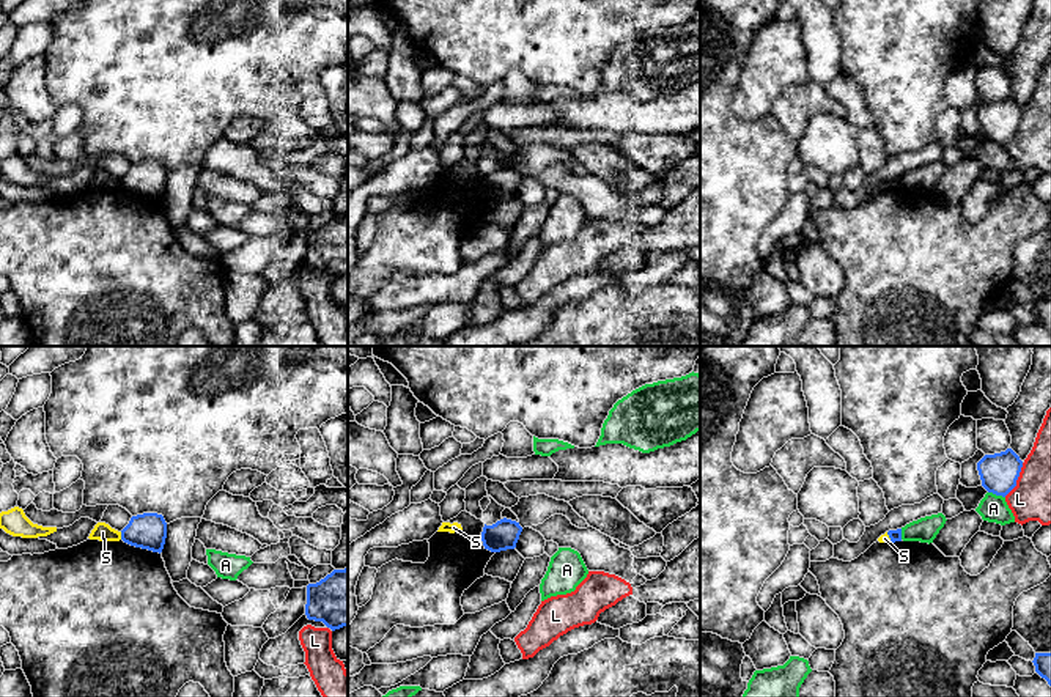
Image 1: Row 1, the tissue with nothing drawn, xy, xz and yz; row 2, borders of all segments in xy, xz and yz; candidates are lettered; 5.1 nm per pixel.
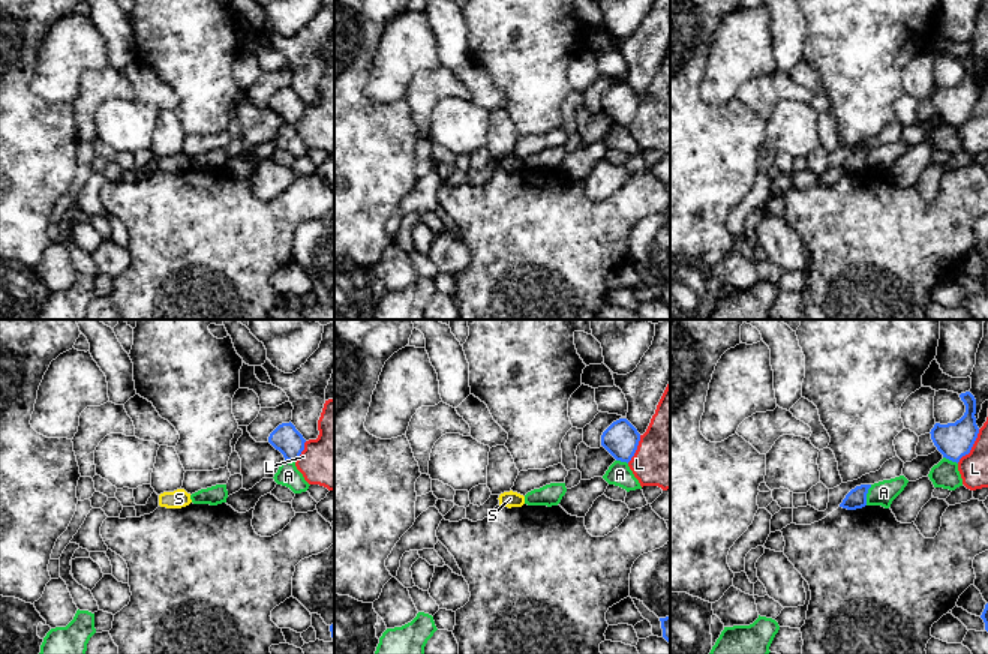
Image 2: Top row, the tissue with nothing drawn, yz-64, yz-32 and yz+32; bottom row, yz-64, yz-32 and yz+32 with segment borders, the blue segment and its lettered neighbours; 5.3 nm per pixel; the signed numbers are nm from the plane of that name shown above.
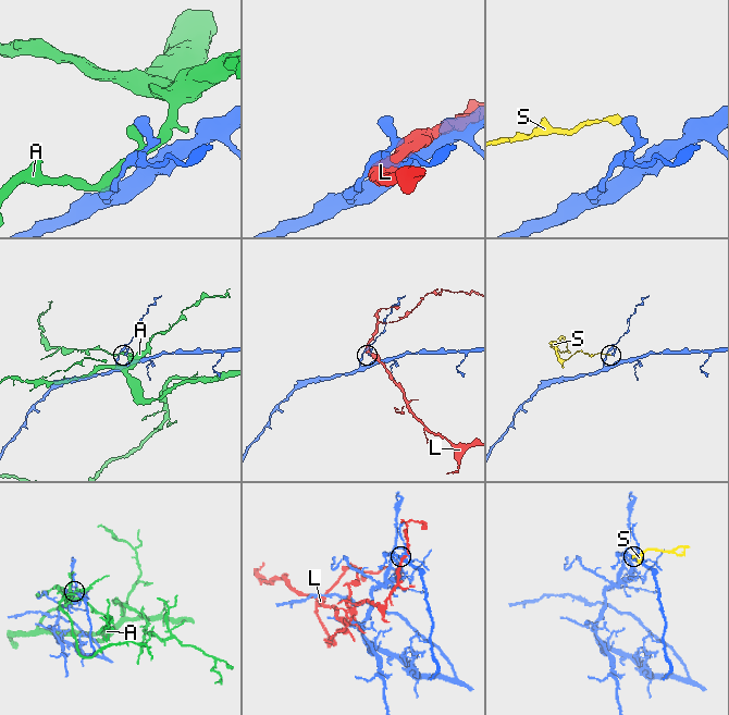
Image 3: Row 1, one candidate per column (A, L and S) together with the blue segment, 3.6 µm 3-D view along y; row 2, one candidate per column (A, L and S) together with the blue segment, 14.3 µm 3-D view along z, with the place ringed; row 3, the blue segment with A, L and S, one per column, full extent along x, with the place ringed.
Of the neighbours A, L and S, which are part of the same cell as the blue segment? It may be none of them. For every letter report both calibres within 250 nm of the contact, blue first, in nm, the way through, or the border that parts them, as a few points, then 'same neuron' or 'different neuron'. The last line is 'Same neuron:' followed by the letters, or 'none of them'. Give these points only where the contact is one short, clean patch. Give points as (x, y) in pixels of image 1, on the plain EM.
A: 190 nm thick on the blue side, 140 nm on the other; different neuron
L: 190 nm thick on the blue side, 200 nm on the other; different neuron
S: 190 nm thick on the blue side, 90 nm on the other; border along xy (120, 180), (121, 186); different neuron
Same neuron: none of them

